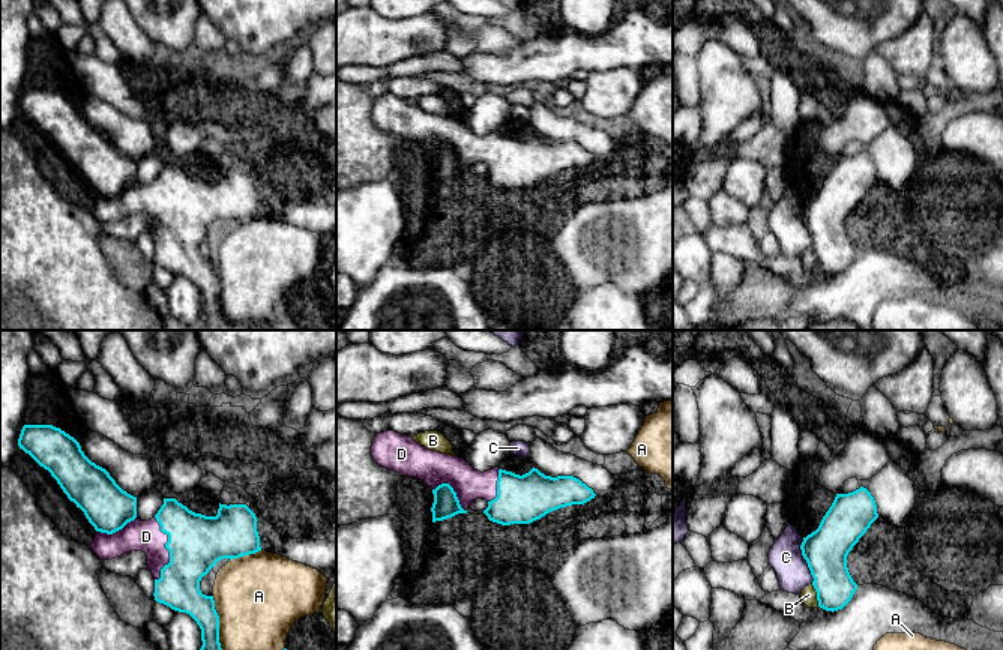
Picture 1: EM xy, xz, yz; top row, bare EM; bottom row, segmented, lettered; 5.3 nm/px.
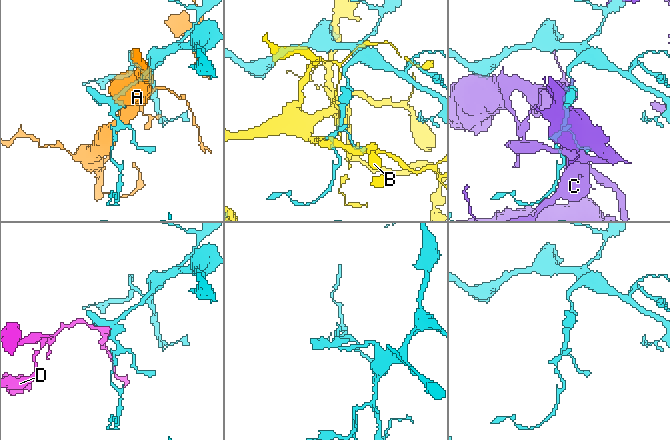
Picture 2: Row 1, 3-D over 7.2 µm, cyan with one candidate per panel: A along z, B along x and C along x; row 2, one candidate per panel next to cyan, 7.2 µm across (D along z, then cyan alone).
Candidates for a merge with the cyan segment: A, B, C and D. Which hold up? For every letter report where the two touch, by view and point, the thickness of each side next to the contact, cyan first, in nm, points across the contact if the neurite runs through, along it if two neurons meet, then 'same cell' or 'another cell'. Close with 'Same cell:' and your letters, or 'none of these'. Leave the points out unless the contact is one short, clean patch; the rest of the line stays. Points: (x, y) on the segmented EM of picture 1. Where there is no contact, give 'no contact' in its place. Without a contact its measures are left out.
A: contact xy (218, 623); calibres 200 and 460 nm; another cell
B: contact yz (817, 595); calibres 240 and 90 nm; another cell
C: contact yz (805, 559); calibres 240 and 170 nm; another cell
D: contact xy (165, 547); calibres 300 and 170 nm; same cell
Same cell: D

